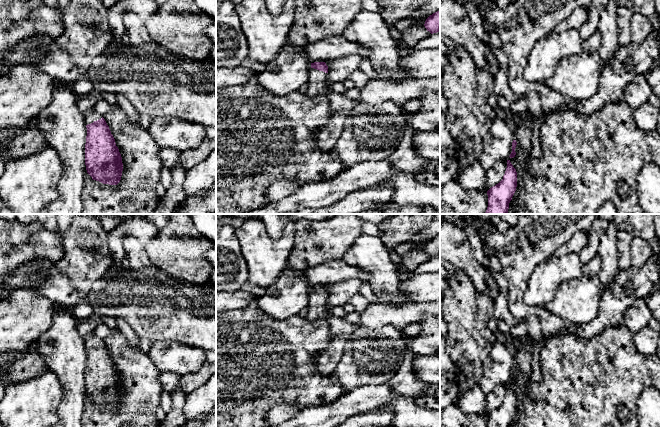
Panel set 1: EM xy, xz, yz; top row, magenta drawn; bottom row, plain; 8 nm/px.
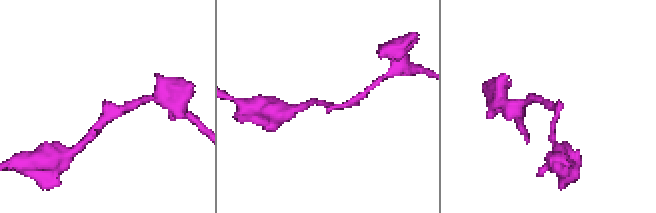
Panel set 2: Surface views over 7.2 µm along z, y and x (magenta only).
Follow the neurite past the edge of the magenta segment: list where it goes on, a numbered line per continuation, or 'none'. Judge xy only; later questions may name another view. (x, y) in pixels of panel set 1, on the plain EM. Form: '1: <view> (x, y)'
1: xy (90, 340)

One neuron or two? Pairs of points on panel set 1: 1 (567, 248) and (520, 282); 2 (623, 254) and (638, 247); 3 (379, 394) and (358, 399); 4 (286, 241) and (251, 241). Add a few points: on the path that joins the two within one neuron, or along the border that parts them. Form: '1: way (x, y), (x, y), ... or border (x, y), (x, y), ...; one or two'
1: border (569, 238), (552, 255); two
2: border (634, 237), (631, 243), (630, 265); two
3: way (374, 396), (363, 398); one
4: way (277, 244), (260, 244); one

